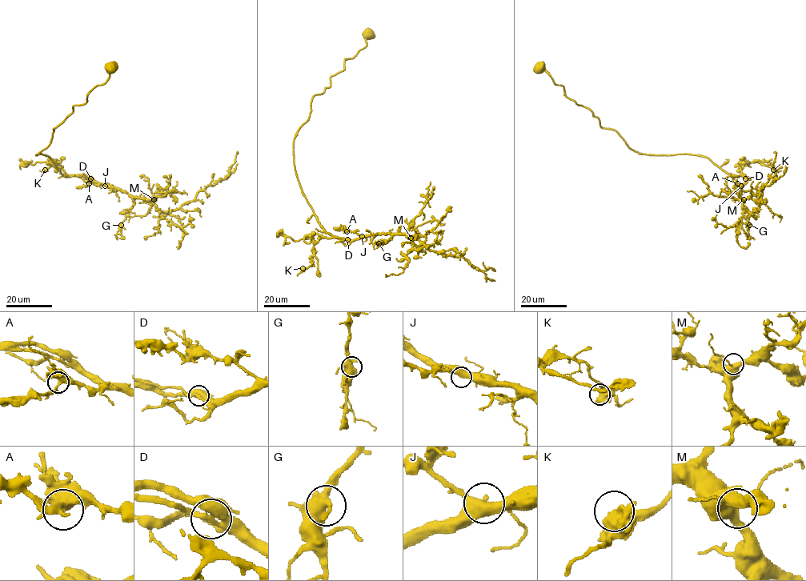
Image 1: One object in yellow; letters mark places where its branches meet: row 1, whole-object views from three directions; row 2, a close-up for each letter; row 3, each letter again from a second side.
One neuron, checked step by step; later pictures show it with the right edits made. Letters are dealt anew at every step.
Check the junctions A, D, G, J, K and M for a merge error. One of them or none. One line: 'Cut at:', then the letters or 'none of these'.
Cut at: none of these

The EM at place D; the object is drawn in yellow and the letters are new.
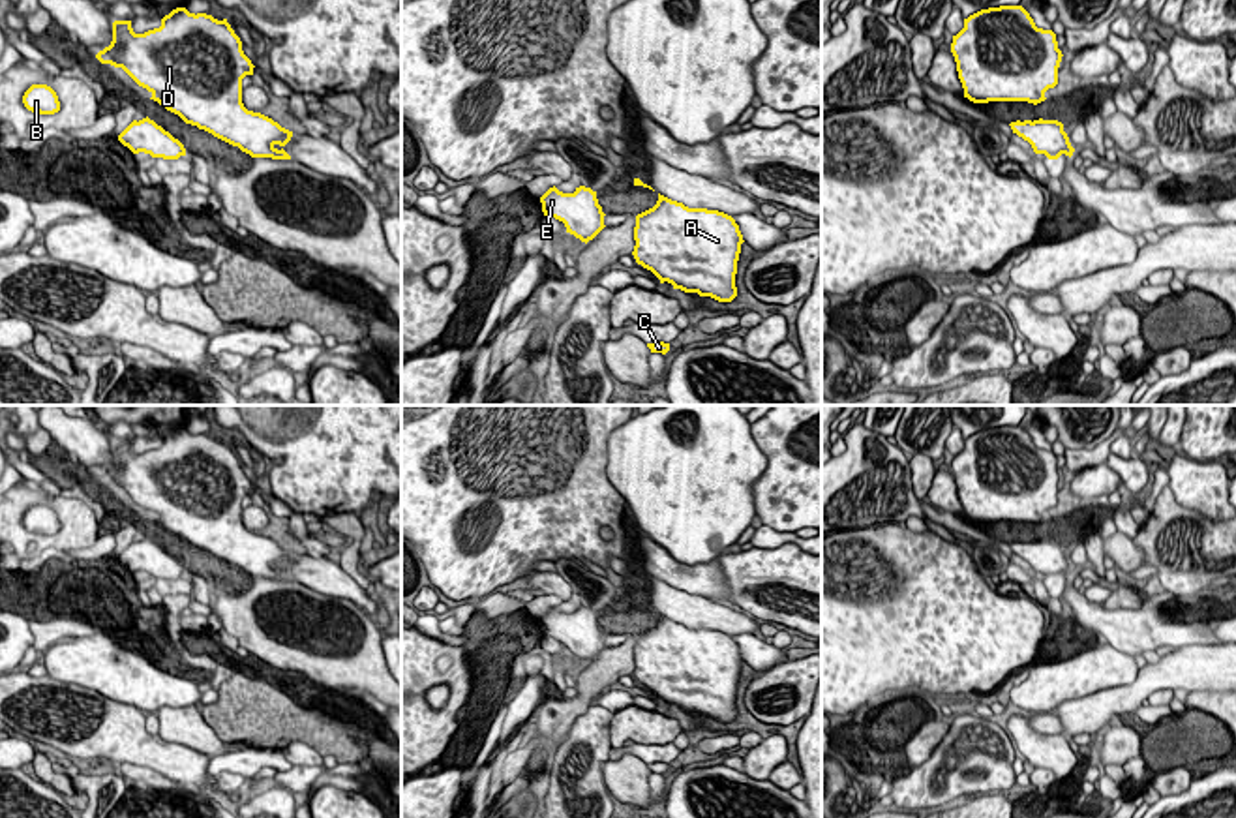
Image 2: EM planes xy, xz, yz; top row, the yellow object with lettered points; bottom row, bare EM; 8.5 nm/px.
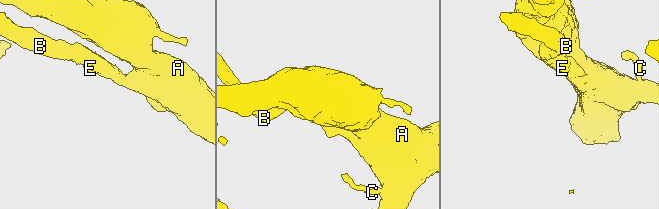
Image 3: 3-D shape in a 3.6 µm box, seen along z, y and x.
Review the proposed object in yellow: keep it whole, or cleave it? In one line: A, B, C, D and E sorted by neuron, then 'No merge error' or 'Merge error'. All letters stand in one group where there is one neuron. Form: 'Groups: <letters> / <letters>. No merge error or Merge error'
Groups: A B C D E. No merge error

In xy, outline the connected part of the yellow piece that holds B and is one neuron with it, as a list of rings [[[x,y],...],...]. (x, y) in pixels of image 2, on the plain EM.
[[[32,505],[24,516],[23,523],[28,531],[39,535],[54,535],[60,531],[60,522],[56,512],[47,505]]]

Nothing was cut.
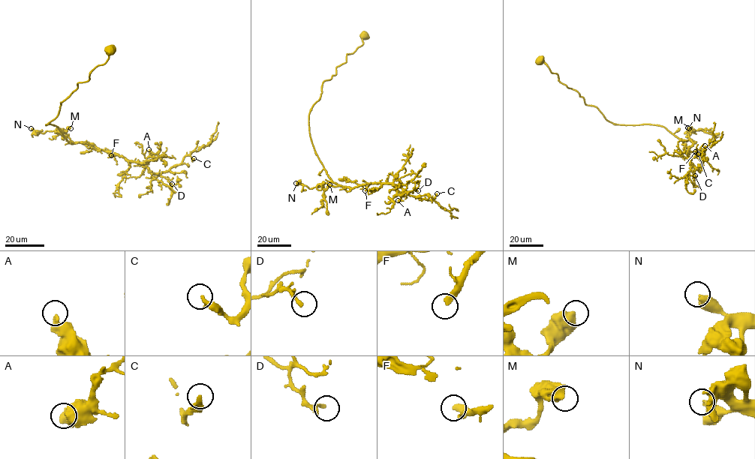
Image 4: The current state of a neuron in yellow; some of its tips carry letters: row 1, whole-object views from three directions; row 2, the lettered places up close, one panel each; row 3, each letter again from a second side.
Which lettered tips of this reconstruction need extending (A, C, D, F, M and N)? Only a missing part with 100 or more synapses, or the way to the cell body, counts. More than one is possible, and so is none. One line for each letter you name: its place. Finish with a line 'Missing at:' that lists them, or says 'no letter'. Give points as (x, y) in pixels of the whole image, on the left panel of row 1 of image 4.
F: (111, 155)
Missing at: F

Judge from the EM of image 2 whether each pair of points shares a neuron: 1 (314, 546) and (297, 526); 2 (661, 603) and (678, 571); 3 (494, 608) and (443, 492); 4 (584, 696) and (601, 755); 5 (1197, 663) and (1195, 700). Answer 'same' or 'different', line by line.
1: same
2: different
3: different
4: different
5: different

